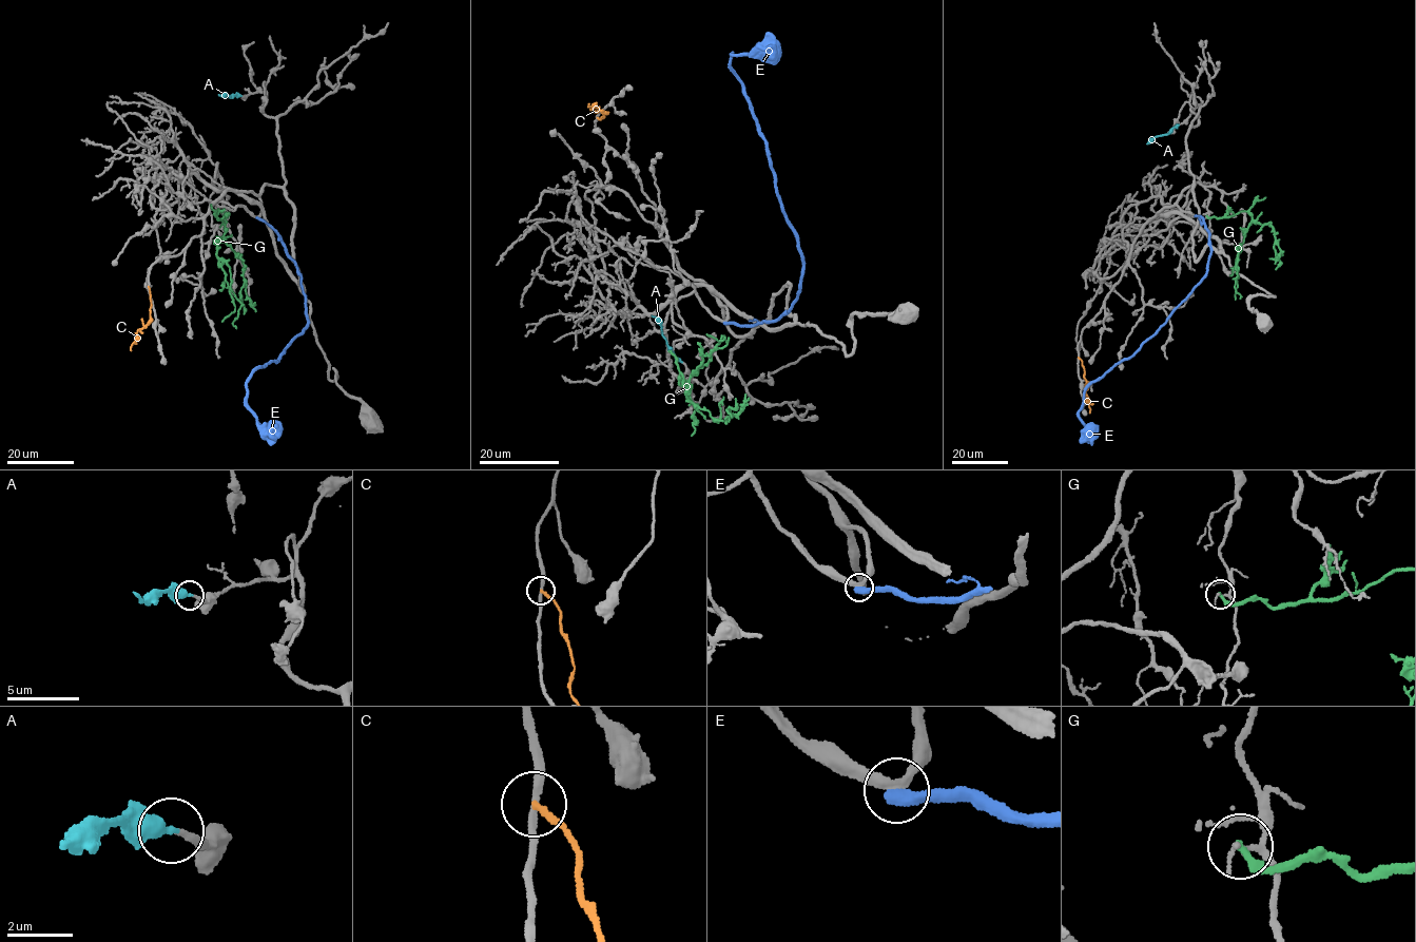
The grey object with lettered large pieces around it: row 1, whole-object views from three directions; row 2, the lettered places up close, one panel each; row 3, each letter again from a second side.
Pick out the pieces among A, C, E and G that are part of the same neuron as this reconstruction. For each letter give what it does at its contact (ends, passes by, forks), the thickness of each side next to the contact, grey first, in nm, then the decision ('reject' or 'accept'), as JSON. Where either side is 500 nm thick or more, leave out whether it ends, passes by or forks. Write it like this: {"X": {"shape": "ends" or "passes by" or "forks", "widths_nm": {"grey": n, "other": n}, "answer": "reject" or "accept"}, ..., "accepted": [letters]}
{"A": {"shape": "ends", "widths_nm": {"grey": 200, "other": 400}, "answer": "accept"}, "C": {"shape": "ends", "widths_nm": {"grey": 220, "other": 180}, "answer": "reject"}, "E": {"shape": "ends", "widths_nm": {"grey": 320, "other": 440}, "answer": "reject"}, "G": {"shape": "ends", "widths_nm": {"grey": 140, "other": 200}, "answer": "reject"}, "accepted": ["A"]}

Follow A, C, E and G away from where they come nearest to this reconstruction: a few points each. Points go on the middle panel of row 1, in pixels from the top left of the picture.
A: (681, 362), (652, 315)
C: (597, 117), (601, 119), (605, 111), (594, 103), (589, 107), (588, 103)
E: (724, 322), (776, 320), (800, 287), (798, 241), (764, 137), (730, 64), (733, 52), (764, 56), (780, 46)
G: (668, 351), (696, 405), (686, 396), (690, 380), (724, 338)

